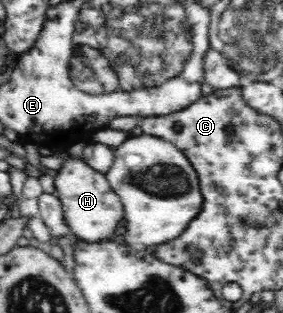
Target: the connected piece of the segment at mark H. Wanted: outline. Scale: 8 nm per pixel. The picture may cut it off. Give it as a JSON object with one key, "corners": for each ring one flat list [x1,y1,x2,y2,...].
{"corners":[[65,157,54,177,54,184,62,202,64,221,70,232,90,243,108,241,115,237,117,227,126,219,120,196,111,188,106,175,91,169,83,159]]}

